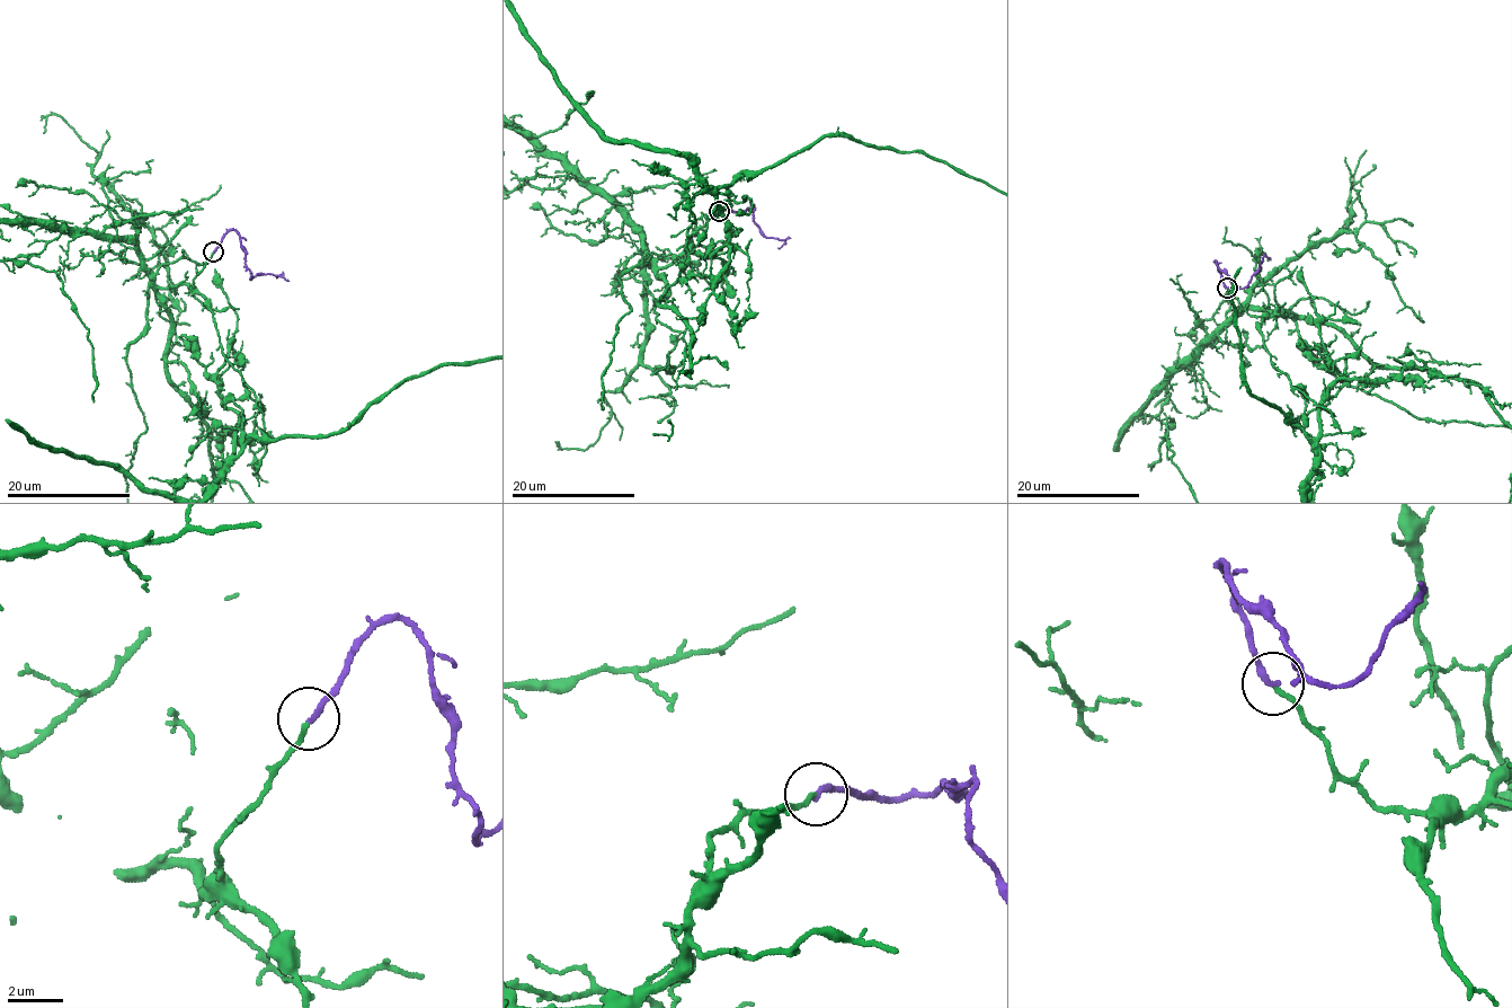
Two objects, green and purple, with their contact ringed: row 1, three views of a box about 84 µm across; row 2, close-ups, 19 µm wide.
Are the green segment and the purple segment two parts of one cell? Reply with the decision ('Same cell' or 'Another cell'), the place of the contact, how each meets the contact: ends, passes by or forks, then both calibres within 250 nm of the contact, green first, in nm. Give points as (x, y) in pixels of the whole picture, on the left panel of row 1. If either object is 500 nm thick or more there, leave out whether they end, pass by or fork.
Same cell. Place: (213, 252). At the ring green ends. At the ring purple ends. Thickness 170 nm (green) against 240 nm

